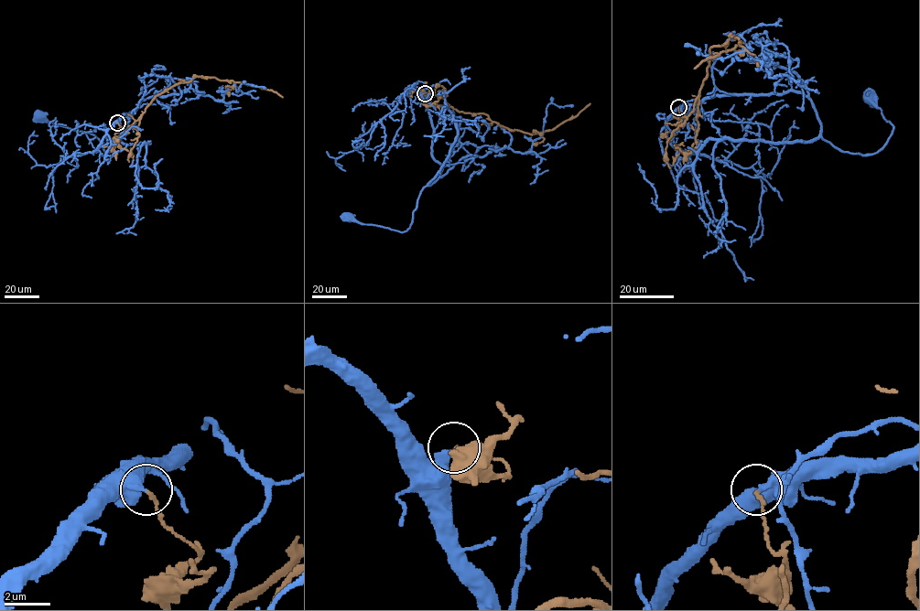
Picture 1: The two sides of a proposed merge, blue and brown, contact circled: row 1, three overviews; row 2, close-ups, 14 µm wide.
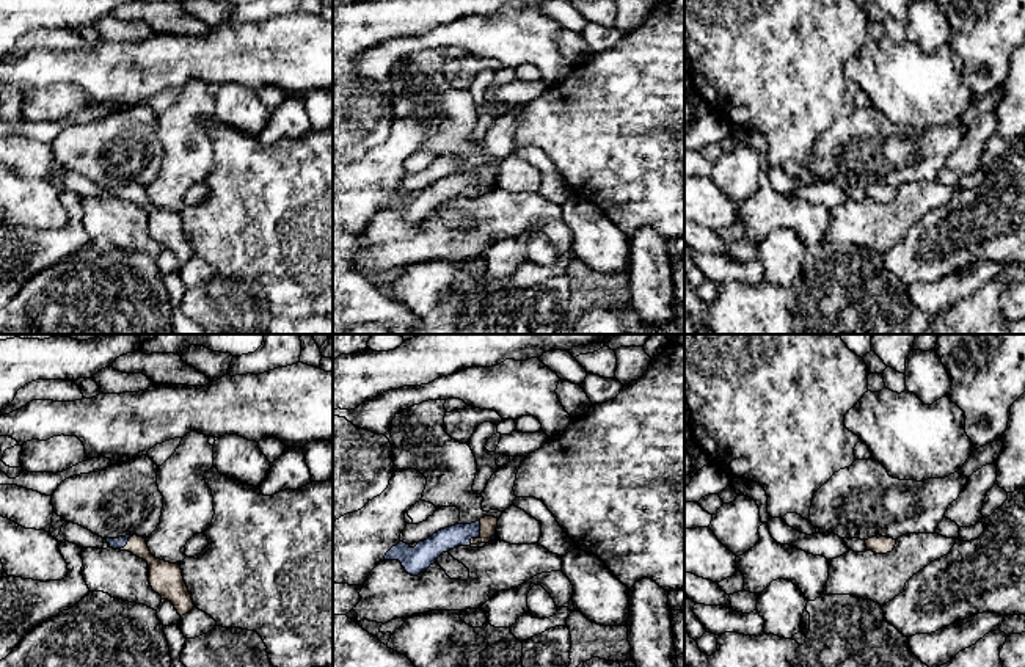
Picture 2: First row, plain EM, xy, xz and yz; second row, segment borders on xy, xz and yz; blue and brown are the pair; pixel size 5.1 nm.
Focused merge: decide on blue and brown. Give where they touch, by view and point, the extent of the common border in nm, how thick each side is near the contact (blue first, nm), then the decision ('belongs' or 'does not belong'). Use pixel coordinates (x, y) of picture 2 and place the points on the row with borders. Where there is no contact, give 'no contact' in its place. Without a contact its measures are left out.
xz (479, 534) | 140 nm | 120/90 nm | does not belong

